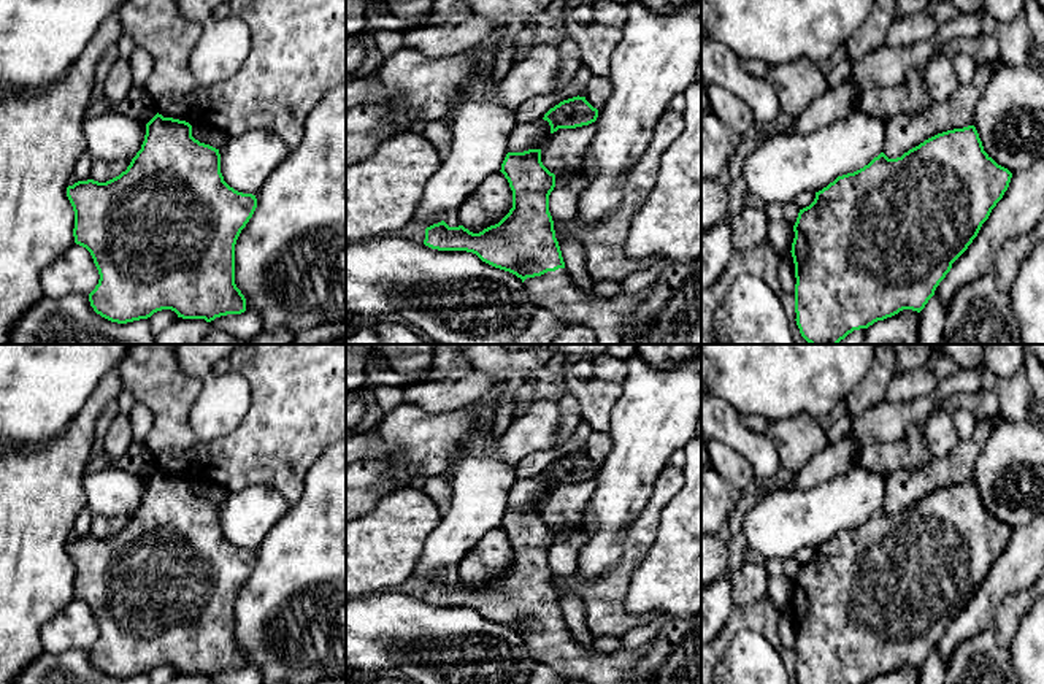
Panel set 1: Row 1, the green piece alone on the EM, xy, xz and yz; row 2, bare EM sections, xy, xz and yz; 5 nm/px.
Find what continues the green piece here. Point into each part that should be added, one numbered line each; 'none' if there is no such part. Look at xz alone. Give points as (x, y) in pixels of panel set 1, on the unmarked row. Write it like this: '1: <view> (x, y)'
1: xz (554, 646)

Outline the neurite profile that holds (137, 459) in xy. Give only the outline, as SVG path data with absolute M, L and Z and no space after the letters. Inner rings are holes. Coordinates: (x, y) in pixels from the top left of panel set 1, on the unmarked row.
M132 443L125 454L114 460L114 467L148 479L155 470L155 462L144 443Z

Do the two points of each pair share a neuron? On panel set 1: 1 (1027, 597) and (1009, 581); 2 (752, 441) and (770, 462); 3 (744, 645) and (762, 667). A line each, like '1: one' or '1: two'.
1: two
2: one
3: one

